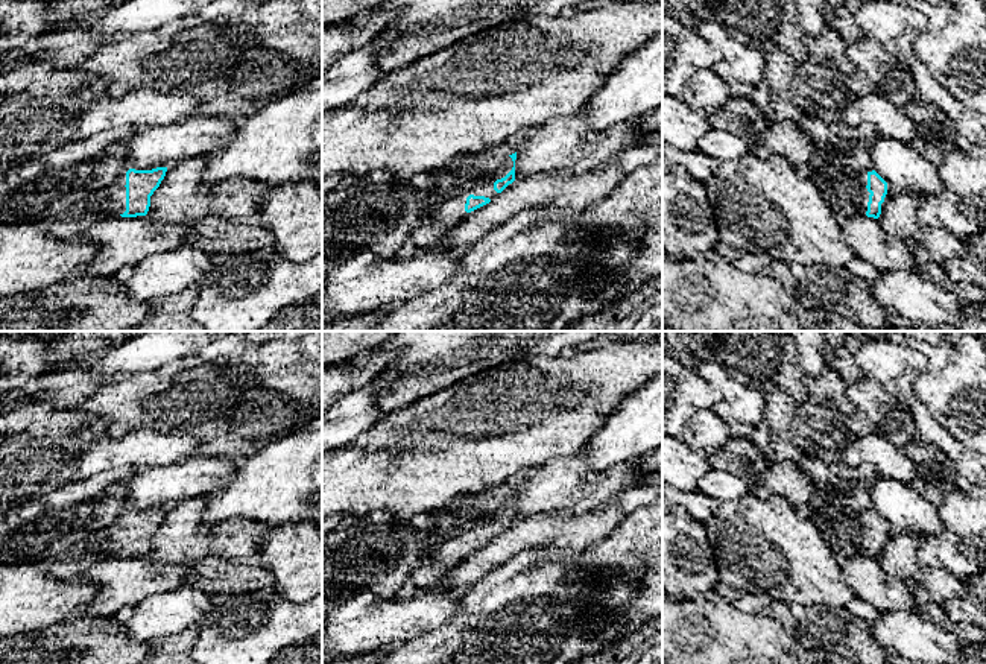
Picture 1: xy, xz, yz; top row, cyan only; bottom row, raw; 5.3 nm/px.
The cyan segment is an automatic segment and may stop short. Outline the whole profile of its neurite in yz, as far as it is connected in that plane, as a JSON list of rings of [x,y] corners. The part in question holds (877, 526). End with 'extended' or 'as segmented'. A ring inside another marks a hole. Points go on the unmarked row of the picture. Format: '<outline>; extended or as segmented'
[[[875,511],[867,512],[867,526],[861,533],[858,544],[860,553],[878,559],[890,532],[890,524],[887,524]]]; extended

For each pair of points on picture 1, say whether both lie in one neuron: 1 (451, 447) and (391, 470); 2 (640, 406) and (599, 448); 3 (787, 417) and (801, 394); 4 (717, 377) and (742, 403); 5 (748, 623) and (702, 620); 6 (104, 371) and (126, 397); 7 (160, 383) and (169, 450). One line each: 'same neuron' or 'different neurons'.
1: same neuron
2: same neuron
3: different neurons
4: same neuron
5: same neuron
6: different neurons
7: different neurons

